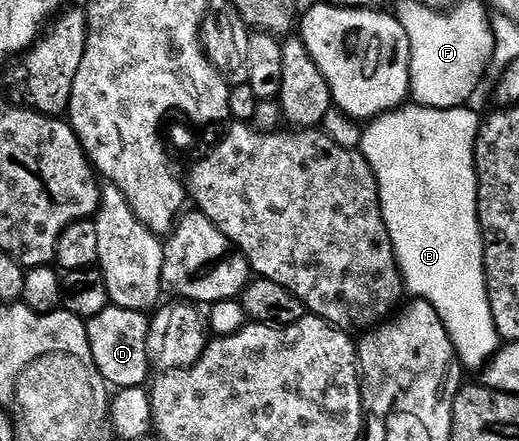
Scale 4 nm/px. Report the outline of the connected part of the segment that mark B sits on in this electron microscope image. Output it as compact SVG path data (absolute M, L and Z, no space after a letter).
M404 103L397 109L391 109L377 117L371 118L363 126L358 146L364 158L370 163L370 167L376 176L378 191L380 192L380 210L384 216L384 222L388 228L388 234L392 240L392 246L396 252L396 264L400 267L400 276L404 282L404 288L413 298L421 301L429 301L438 311L446 331L456 348L456 356L459 364L469 365L472 369L483 370L489 359L494 357L501 348L502 338L494 323L494 315L490 311L490 299L488 298L488 280L484 274L484 237L480 234L480 220L478 219L478 203L476 202L476 136L480 134L482 124L481 114L476 114L472 107L459 109L431 109L425 105Z

